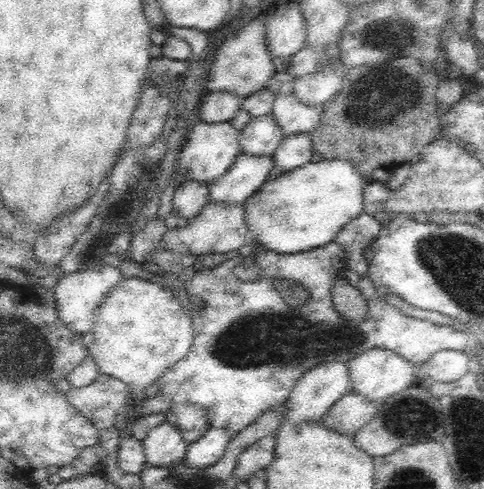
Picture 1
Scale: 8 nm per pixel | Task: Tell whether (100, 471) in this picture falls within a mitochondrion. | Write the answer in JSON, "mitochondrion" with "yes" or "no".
{"mitochondrion":"no"}

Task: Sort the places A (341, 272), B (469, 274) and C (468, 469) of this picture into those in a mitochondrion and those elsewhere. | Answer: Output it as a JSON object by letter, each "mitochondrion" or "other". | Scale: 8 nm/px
{"A":"other","B":"mitochondrion","C":"mitochondrion"}

